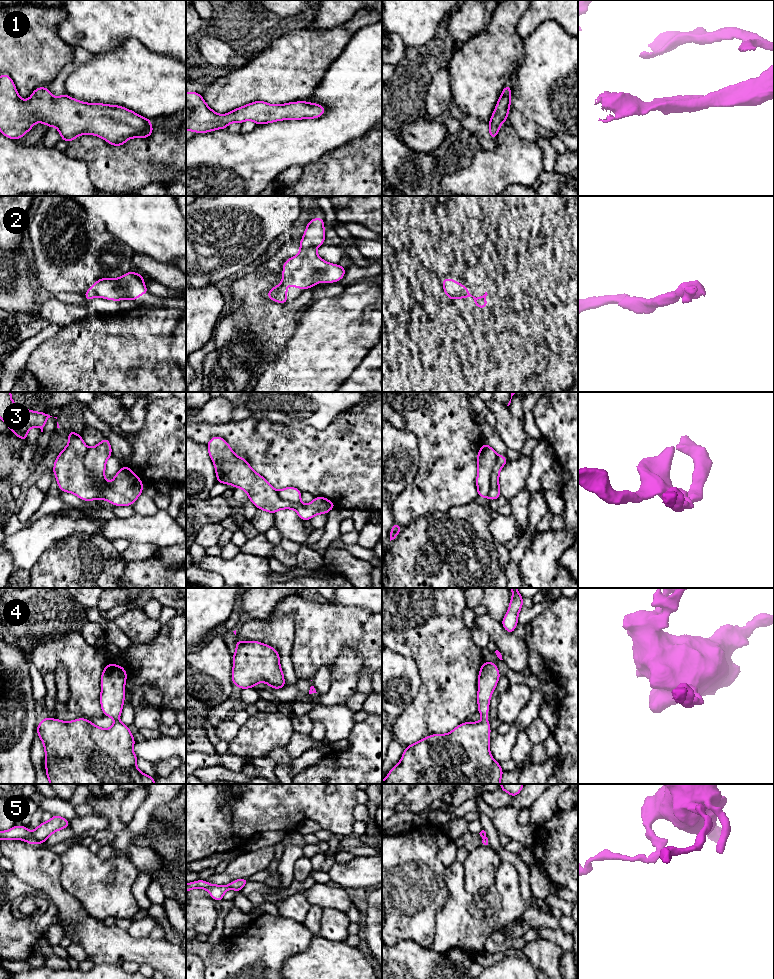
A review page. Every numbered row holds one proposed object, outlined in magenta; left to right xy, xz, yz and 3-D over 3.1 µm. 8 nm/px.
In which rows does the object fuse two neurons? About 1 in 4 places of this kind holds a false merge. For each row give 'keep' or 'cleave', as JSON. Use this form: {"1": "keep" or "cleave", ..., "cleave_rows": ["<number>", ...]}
{"1": "keep", "2": "keep", "3": "cleave", "4": "keep", "5": "cleave", "cleave_rows": ["3", "5"]}

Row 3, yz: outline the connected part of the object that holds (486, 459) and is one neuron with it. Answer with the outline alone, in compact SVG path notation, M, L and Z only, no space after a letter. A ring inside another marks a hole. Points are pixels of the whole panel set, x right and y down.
M485 442L477 455L477 493L479 497L489 498L491 487L491 474L497 461L494 449Z

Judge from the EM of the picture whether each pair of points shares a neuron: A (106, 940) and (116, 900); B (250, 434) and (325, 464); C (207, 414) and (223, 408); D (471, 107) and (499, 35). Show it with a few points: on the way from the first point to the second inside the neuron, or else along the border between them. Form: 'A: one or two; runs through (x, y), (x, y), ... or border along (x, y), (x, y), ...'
A: two; border along (82, 910), (93, 918), (103, 921)
B: one; runs through (269, 448), (286, 457), (306, 458)
C: one; runs through (211, 412), (219, 409)
D: one; runs through (475, 89), (479, 69), (495, 53)

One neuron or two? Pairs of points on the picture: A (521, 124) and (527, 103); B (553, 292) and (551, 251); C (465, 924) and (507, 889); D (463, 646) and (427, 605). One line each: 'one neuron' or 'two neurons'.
A: two neurons
B: one neuron
C: one neuron
D: one neuron

